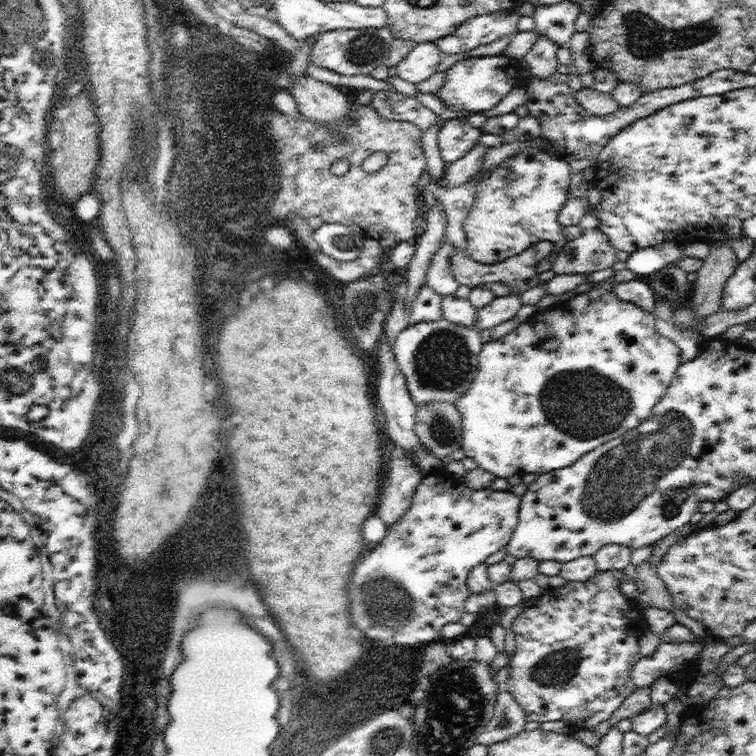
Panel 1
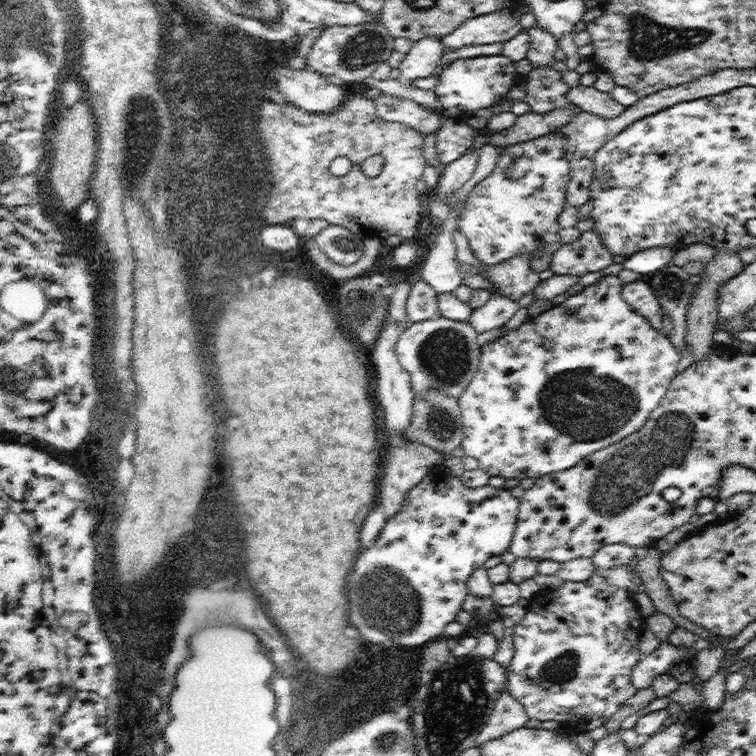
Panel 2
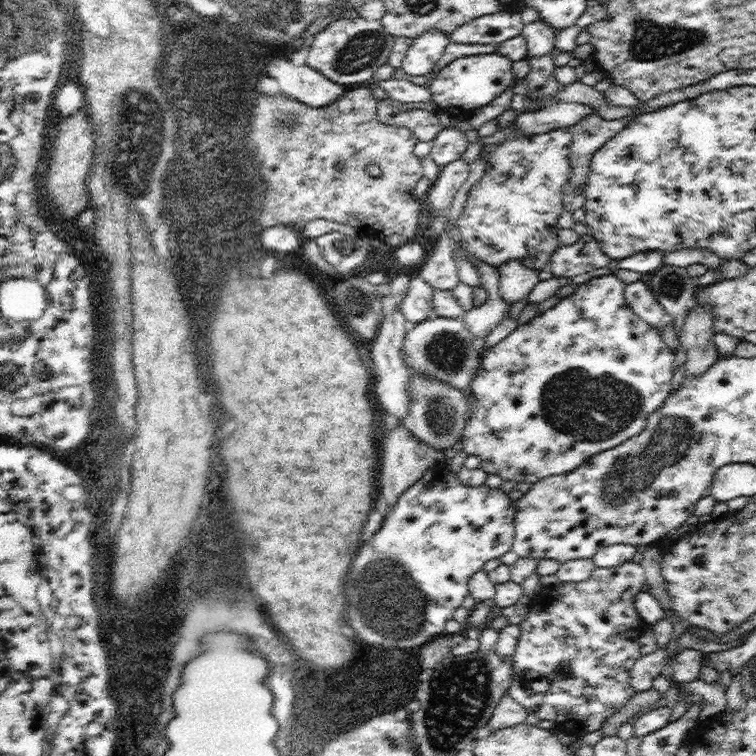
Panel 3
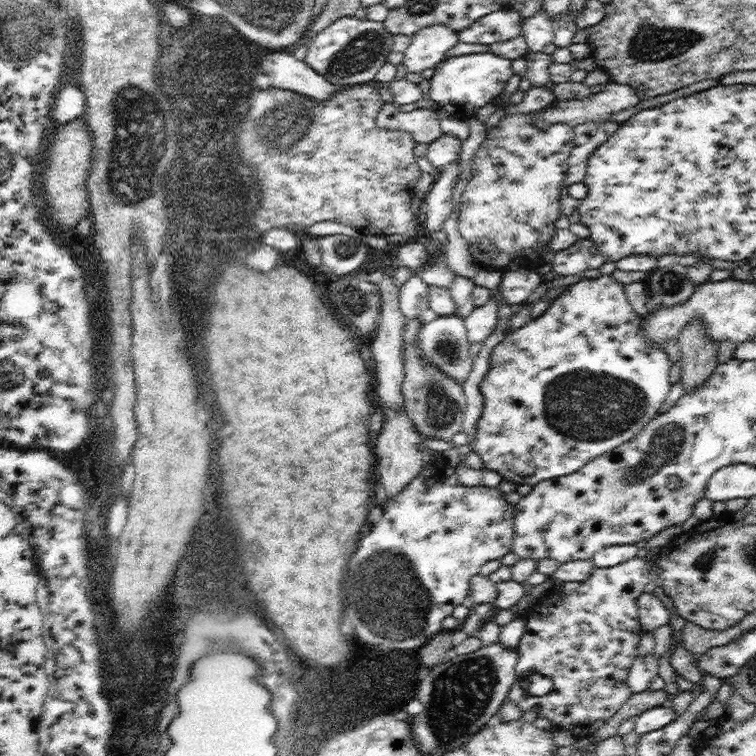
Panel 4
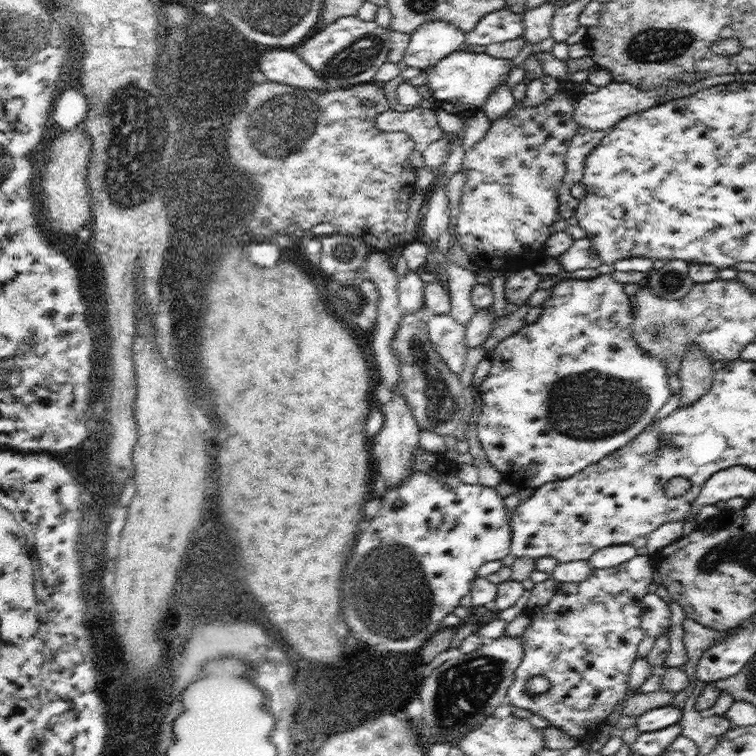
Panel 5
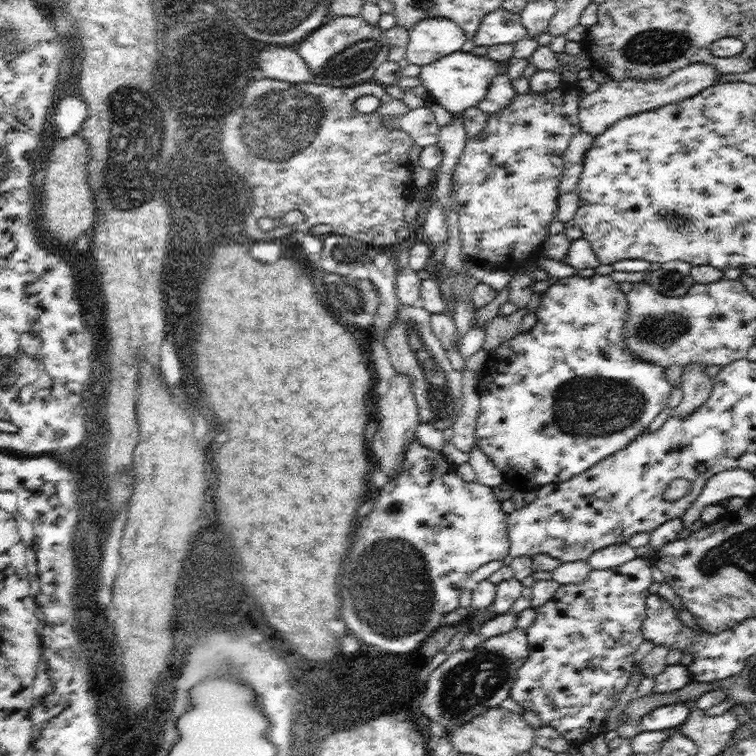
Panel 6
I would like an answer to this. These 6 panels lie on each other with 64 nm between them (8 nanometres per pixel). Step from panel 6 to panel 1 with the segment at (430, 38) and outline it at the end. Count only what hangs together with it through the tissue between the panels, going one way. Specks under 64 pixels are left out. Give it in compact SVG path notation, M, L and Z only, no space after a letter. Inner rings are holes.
M419 42L415 48L395 66L397 68L397 78L419 84L431 74L435 74L439 60L443 58L443 52L437 48L435 42Z

